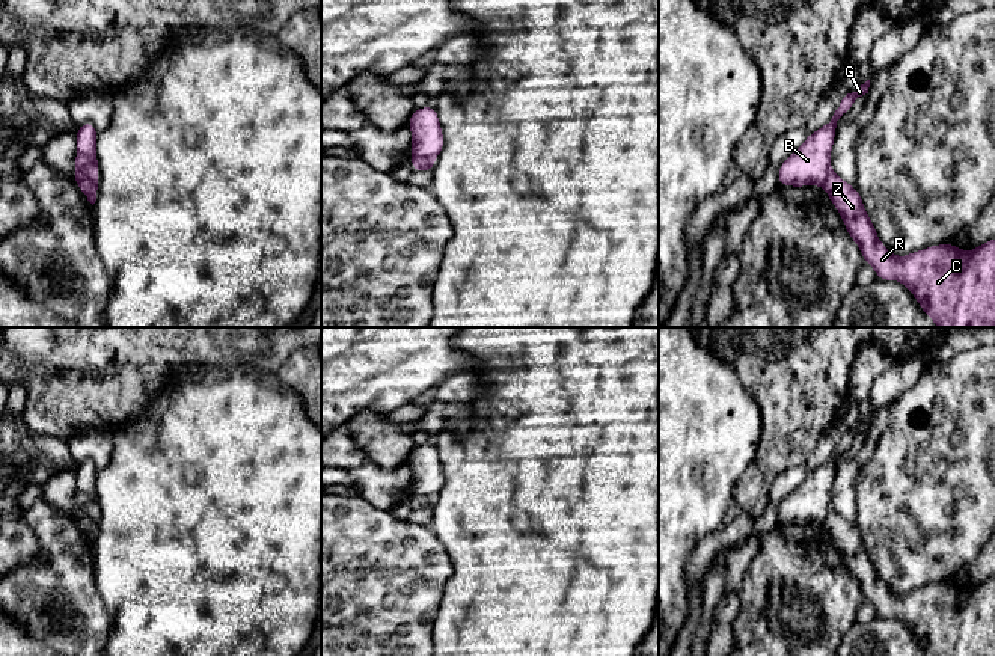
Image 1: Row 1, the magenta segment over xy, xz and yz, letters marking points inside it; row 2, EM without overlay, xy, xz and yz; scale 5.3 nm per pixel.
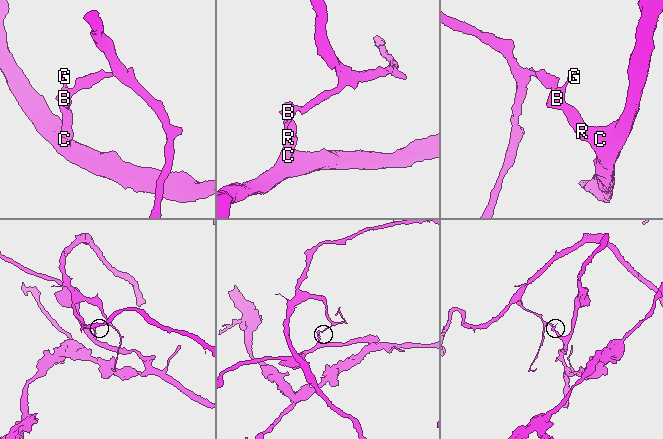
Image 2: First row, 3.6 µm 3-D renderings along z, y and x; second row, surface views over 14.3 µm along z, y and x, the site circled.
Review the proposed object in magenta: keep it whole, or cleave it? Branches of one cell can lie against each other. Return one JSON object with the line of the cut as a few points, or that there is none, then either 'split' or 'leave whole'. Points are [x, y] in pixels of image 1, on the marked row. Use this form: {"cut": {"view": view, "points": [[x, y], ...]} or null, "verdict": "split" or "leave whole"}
{"cut": {"view": "xy", "points": [[76, 177], [85, 177], [97, 187]]}, "verdict": "split"}

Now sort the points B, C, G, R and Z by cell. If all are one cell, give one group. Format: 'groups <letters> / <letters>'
groups B G / C R Z

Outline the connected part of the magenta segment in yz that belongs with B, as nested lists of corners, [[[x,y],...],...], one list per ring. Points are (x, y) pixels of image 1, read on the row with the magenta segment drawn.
[[[870,80],[856,90],[843,93],[832,119],[807,136],[805,142],[790,154],[778,170],[778,185],[805,187],[823,185],[831,172],[831,151],[835,142],[837,121],[846,115],[855,100],[868,93]]]

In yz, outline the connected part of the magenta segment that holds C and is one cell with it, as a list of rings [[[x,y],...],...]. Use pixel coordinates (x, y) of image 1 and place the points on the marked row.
[[[834,170],[828,173],[822,187],[838,210],[850,238],[861,249],[864,262],[874,268],[877,279],[903,284],[938,327],[995,327],[995,238],[971,252],[945,243],[906,256],[894,256],[880,243],[856,187],[847,184]]]

